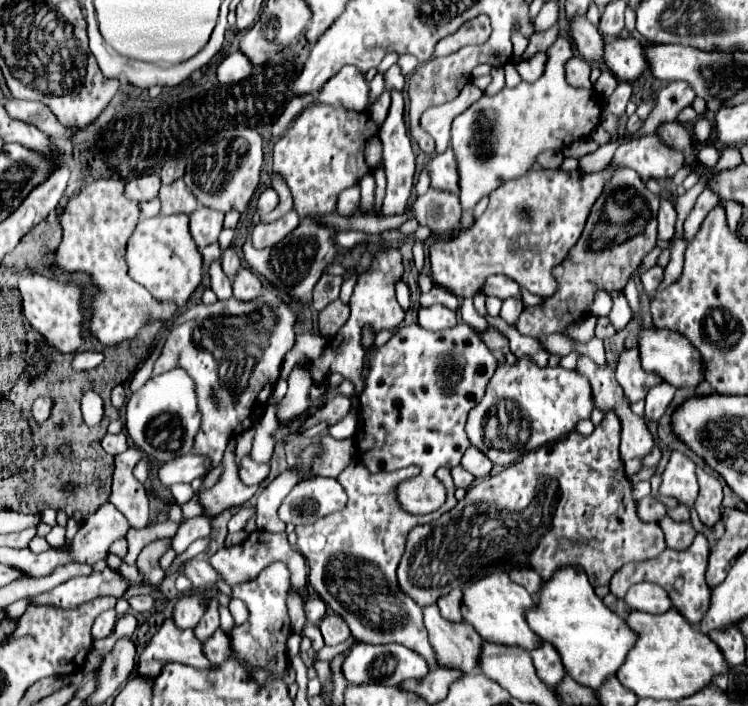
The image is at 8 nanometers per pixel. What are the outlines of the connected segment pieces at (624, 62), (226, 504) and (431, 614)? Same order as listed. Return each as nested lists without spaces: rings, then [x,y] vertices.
[[[618,36],[606,42],[602,62],[618,80],[636,80],[646,70],[642,44],[628,36]]]
[[[236,438],[228,440],[228,446],[224,450],[224,458],[222,458],[224,476],[212,488],[202,490],[200,494],[200,502],[204,506],[206,516],[216,516],[228,508],[244,506],[258,490],[258,486],[244,486],[240,482],[234,450],[236,450]]]
[[[428,606],[422,610],[424,626],[430,636],[430,644],[436,652],[438,663],[431,670],[440,667],[458,668],[462,672],[476,670],[478,650],[482,646],[482,638],[478,632],[466,622],[448,622],[440,616],[438,606]]]

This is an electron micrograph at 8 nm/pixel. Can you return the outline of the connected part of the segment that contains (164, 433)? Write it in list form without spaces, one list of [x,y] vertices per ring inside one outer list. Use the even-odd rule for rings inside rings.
[[[180,368],[150,378],[130,396],[130,402],[126,402],[128,438],[142,452],[190,452],[198,422],[194,382],[190,382],[190,376]]]

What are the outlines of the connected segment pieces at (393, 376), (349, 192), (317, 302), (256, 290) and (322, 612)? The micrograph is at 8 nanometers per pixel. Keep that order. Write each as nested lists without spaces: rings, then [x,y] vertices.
[[[464,322],[442,332],[430,332],[430,330],[420,328],[418,324],[398,328],[398,332],[370,360],[370,374],[360,394],[358,426],[354,432],[356,456],[360,458],[360,462],[370,474],[390,472],[390,470],[406,468],[412,464],[422,468],[418,478],[404,480],[396,488],[396,500],[400,508],[404,508],[406,512],[428,514],[428,512],[438,510],[438,506],[444,502],[446,490],[436,480],[434,472],[440,466],[454,468],[460,464],[462,454],[470,446],[470,440],[464,430],[466,416],[482,400],[486,384],[496,372],[496,366],[498,362],[488,350],[488,346],[482,342],[480,334]]]
[[[350,186],[344,192],[340,192],[336,212],[340,216],[350,216],[358,208],[358,202],[360,202],[360,186]]]
[[[322,274],[322,278],[318,280],[318,284],[314,286],[312,308],[314,308],[314,310],[322,310],[322,308],[326,308],[330,302],[334,302],[334,300],[338,298],[340,284],[342,284],[342,278]]]
[[[242,266],[234,276],[234,298],[250,300],[262,292],[260,278],[246,266]]]
[[[308,598],[306,606],[304,606],[304,612],[306,612],[308,622],[318,624],[326,616],[326,604],[320,598]]]

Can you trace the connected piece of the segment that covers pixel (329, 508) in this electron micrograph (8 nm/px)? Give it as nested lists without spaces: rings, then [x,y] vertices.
[[[310,478],[294,486],[282,502],[278,516],[286,524],[310,524],[316,518],[346,506],[346,492],[334,478]]]

